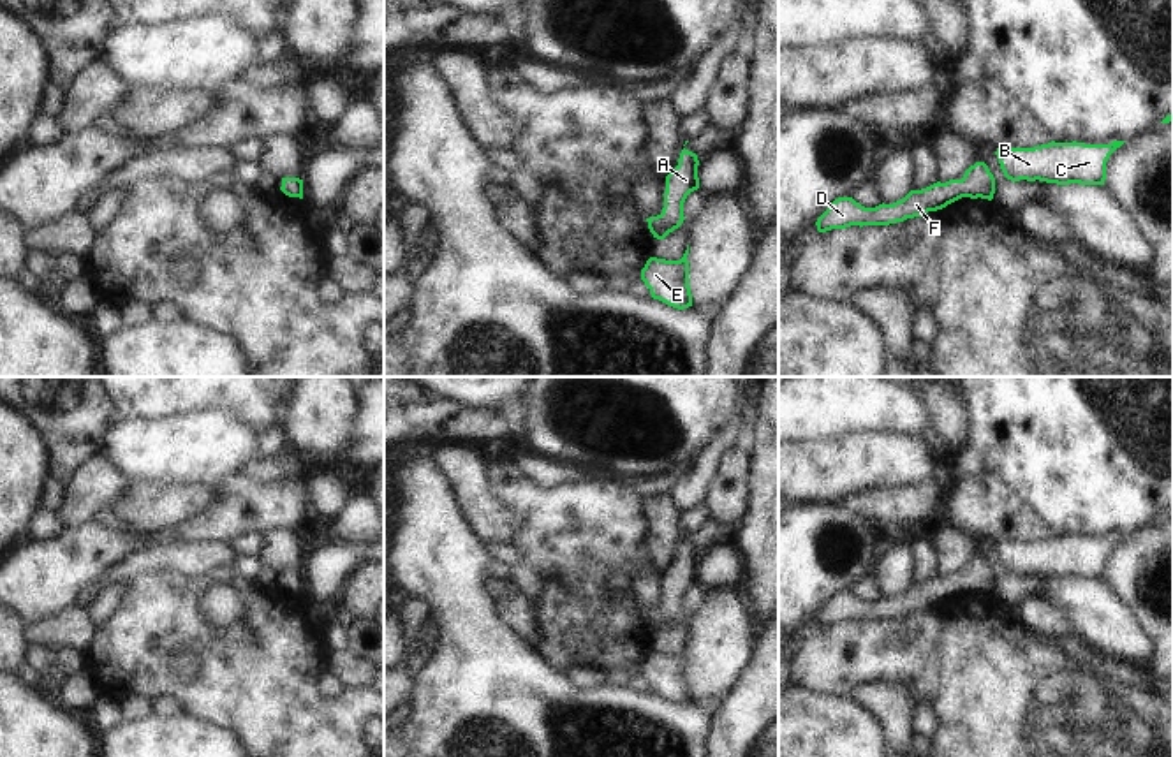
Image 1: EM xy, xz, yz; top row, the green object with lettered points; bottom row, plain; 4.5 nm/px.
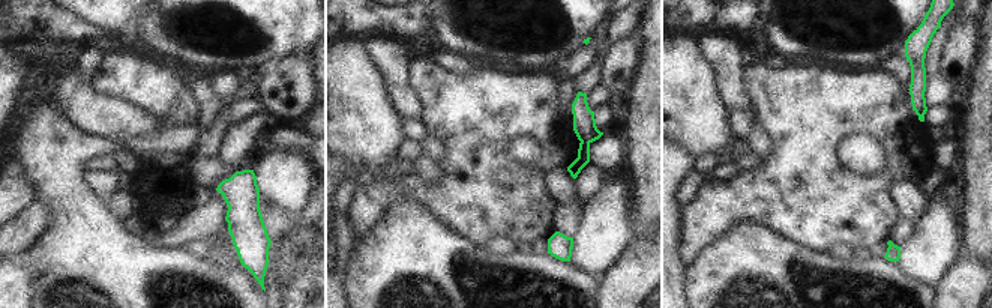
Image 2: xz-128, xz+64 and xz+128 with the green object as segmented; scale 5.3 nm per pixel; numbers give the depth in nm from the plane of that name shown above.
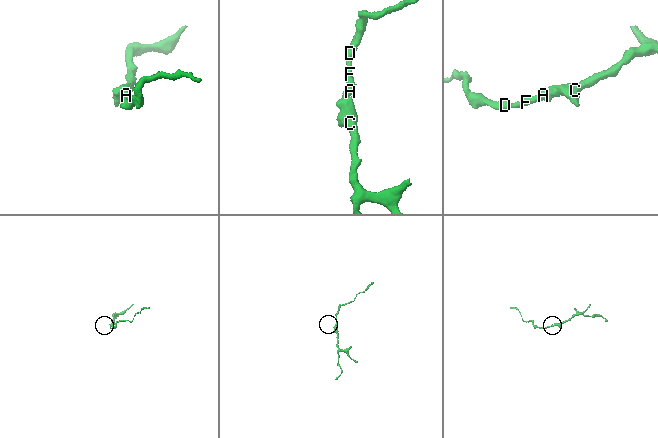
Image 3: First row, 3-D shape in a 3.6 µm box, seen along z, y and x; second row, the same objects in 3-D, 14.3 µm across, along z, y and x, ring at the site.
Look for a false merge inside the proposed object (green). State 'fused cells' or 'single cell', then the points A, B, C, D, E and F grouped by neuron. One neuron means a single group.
single cell | A B C D E F

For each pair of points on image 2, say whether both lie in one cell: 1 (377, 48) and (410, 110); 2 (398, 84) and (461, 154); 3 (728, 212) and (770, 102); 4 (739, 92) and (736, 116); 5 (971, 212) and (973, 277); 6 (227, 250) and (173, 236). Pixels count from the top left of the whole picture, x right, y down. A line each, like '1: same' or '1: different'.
1: same
2: different
3: same
4: different
5: different
6: different

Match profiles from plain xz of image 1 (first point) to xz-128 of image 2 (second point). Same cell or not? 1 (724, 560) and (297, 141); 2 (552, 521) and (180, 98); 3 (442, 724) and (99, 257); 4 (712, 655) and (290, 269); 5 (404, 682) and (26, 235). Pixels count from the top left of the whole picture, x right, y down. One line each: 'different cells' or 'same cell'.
1: same cell
2: same cell
3: same cell
4: different cells
5: same cell

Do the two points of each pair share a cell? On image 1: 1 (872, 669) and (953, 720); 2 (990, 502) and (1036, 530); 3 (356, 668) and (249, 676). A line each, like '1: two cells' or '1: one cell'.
1: one cell
2: one cell
3: two cells

